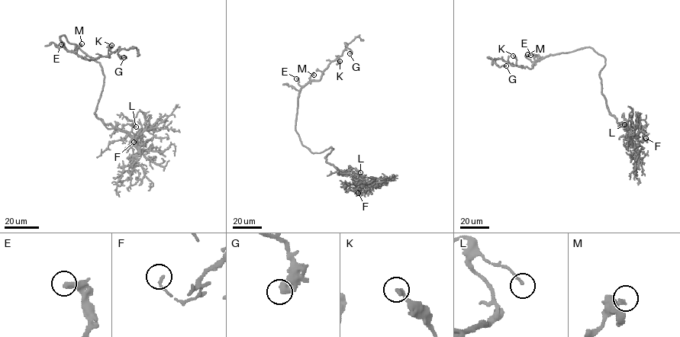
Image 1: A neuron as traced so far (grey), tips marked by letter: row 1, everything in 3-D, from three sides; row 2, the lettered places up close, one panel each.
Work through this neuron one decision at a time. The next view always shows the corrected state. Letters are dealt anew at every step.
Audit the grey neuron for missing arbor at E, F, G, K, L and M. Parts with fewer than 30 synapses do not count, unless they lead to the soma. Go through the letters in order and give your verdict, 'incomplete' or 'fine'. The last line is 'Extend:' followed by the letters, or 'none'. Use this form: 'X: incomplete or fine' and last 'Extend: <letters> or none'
E: fine
F: fine
G: fine
K: fine
L: fine
M: fine
Extend: none

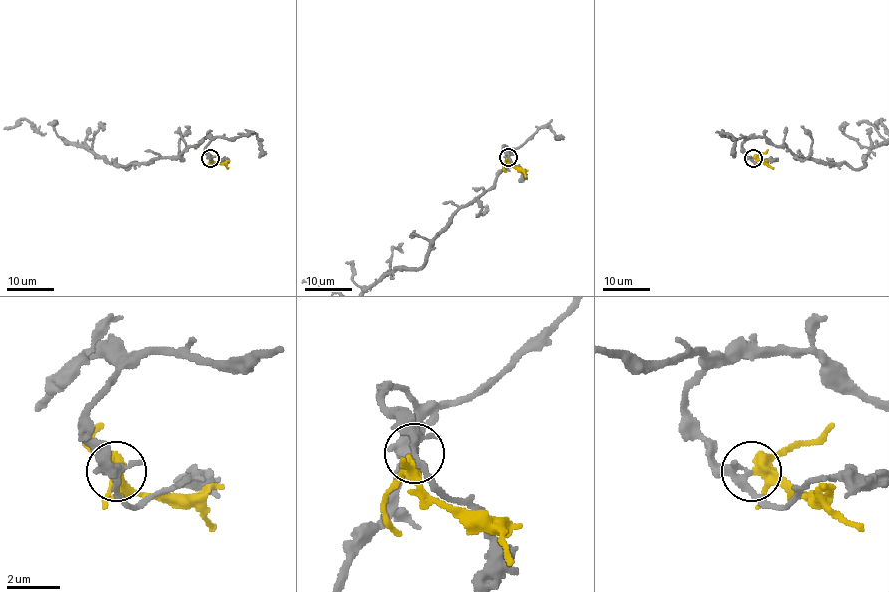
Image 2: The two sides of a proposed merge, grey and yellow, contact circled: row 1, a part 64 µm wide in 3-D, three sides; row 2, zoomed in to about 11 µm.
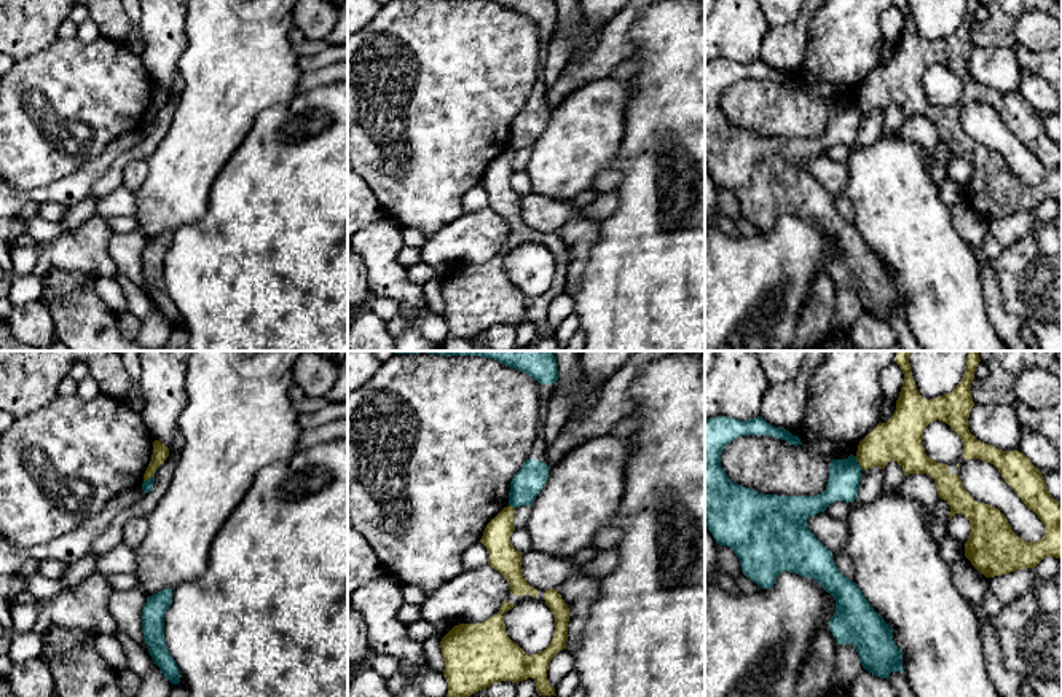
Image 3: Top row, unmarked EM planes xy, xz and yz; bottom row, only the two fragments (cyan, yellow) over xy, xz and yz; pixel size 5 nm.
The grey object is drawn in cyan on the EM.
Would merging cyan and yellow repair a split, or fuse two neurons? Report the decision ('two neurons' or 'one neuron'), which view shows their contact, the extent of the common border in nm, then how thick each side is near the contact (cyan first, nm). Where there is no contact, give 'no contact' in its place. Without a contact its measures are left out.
two neurons | yz | 80 nm | 160/220 nm

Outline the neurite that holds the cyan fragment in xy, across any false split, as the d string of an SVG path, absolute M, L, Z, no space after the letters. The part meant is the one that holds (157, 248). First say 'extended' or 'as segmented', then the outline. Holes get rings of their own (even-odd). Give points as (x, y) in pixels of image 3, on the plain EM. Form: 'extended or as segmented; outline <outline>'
as segmented; outline M163 231L161 234L147 241L142 252L142 273L148 289L148 295L155 306L161 311L161 316L172 325L180 325L179 309L171 298L164 281L164 257L172 244L172 231Z

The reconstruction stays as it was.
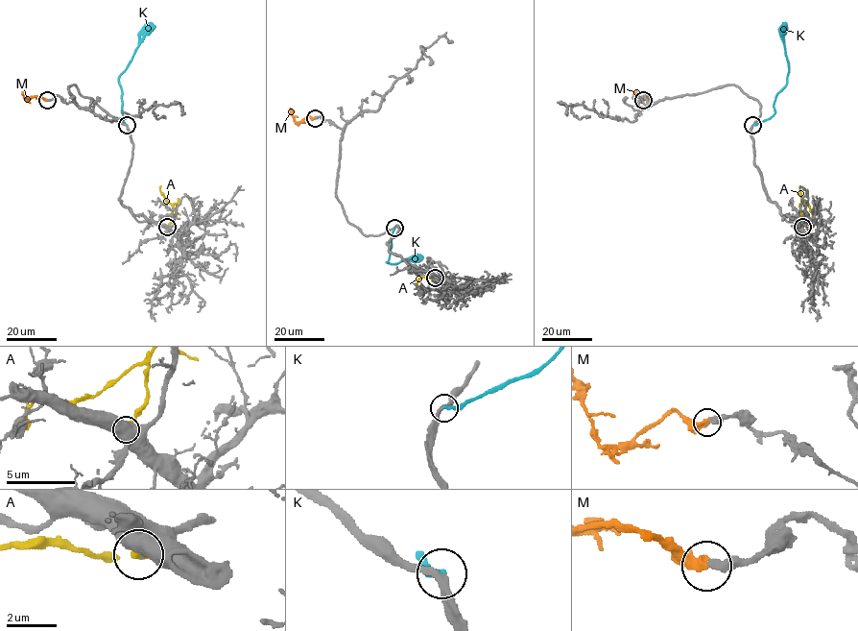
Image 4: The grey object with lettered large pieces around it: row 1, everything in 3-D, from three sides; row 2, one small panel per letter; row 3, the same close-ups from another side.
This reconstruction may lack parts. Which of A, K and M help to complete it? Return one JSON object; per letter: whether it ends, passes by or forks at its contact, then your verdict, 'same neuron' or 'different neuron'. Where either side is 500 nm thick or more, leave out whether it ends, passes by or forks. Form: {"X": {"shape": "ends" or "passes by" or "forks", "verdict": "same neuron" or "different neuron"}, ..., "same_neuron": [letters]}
{"A": {"verdict": "different neuron"}, "K": {"shape": "ends", "verdict": "same neuron"}, "M": {"shape": "ends", "verdict": "same neuron"}, "same_neuron": ["K", "M"]}

